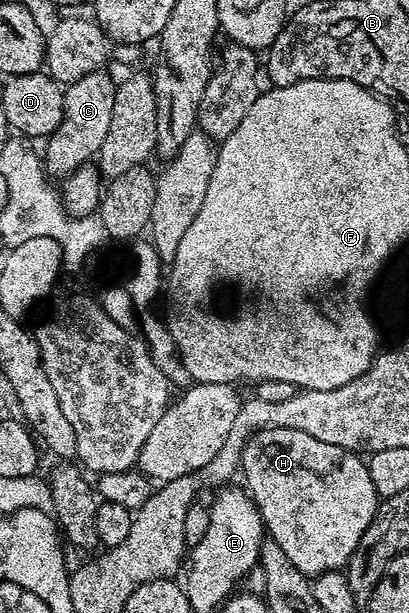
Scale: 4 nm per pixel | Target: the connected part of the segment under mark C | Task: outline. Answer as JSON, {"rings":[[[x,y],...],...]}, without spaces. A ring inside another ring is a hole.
{"rings":[[[101,70],[86,74],[86,78],[69,84],[64,90],[64,116],[59,127],[47,139],[42,156],[45,173],[52,178],[72,175],[77,169],[95,159],[110,130],[111,115],[114,112],[116,82]]]}

